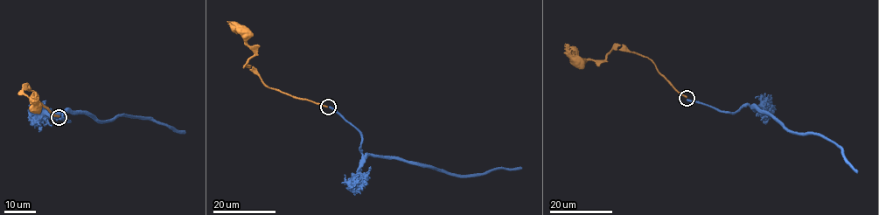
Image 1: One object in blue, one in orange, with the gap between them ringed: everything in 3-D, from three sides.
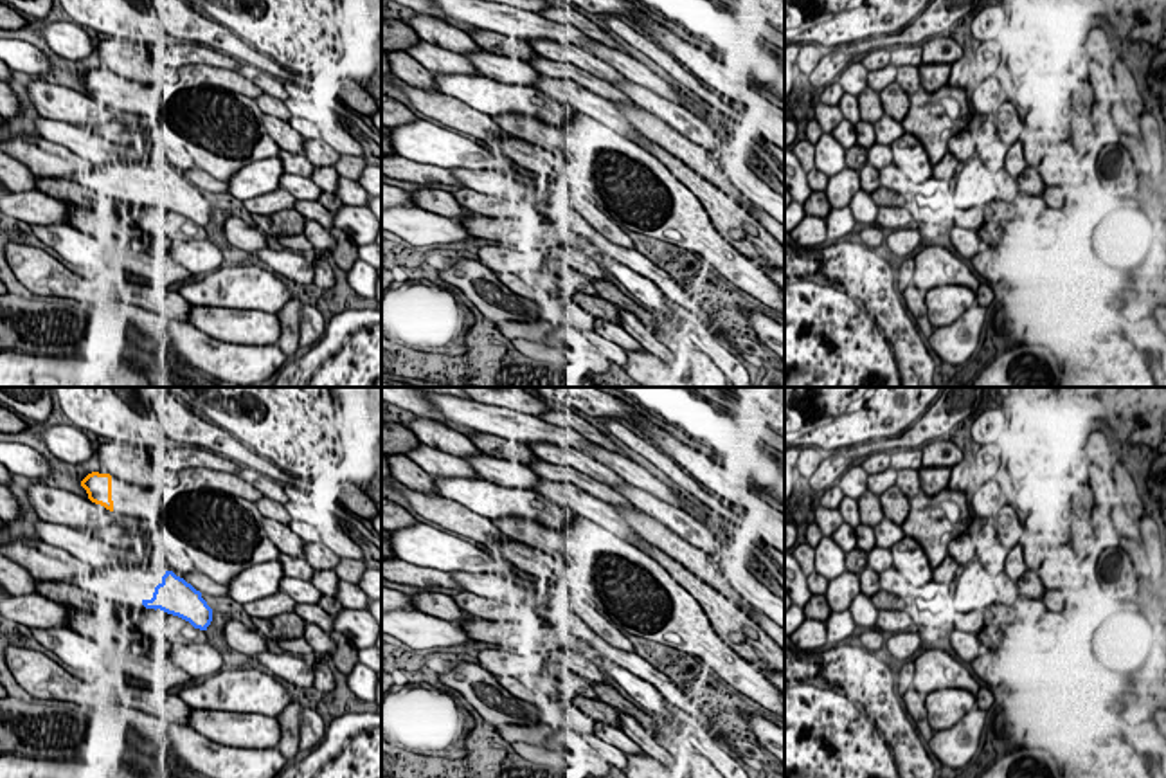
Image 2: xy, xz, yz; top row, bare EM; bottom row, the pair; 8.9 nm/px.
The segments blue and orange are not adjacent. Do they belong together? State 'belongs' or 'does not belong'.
does not belong

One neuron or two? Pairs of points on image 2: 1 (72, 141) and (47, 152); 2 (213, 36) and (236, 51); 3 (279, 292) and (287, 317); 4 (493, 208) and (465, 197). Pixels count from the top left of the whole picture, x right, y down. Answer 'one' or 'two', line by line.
1: two
2: one
3: two
4: one

